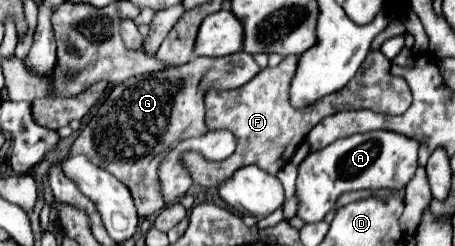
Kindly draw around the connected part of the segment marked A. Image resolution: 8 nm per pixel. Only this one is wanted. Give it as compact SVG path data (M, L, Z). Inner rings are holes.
M372 131L362 135L350 135L334 141L332 145L308 155L298 167L296 197L298 217L304 223L322 221L328 211L334 209L340 195L358 189L404 189L418 169L418 145L416 141L392 133Z

